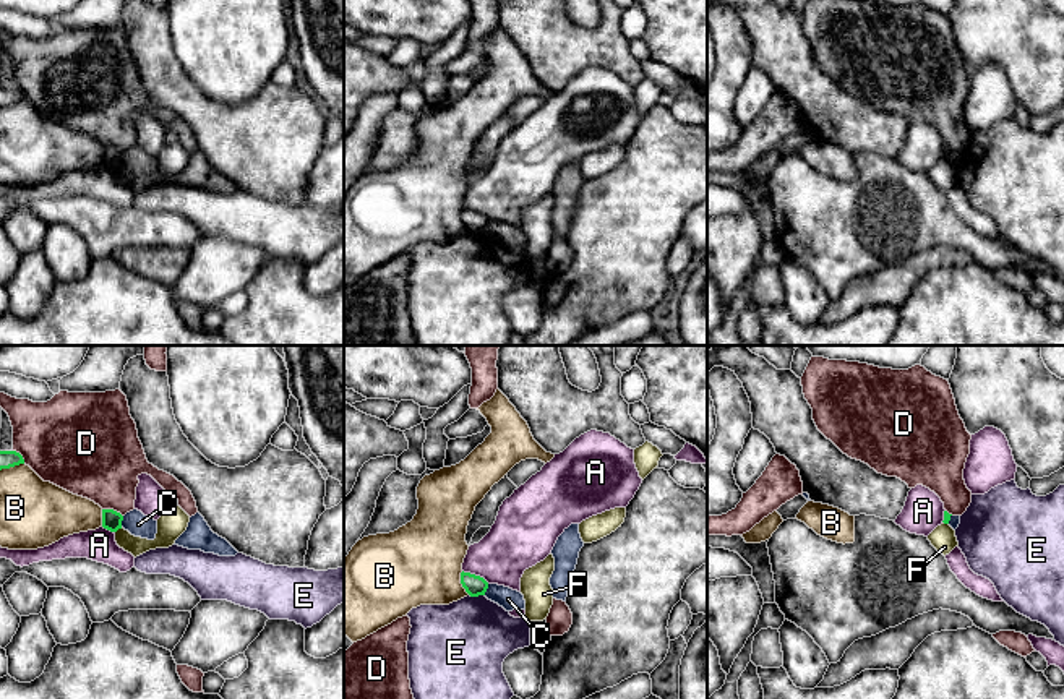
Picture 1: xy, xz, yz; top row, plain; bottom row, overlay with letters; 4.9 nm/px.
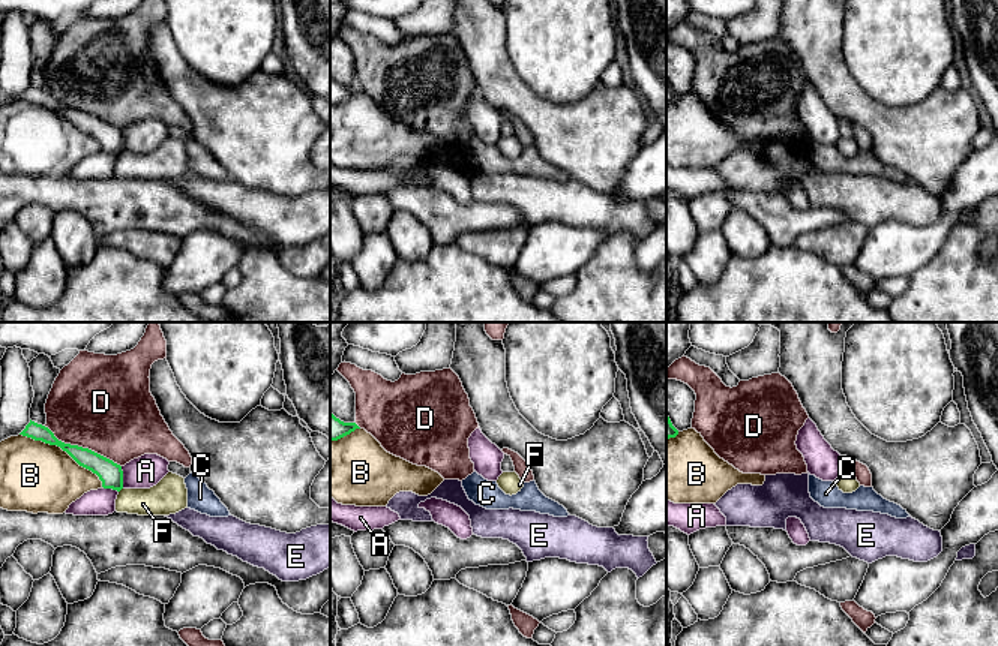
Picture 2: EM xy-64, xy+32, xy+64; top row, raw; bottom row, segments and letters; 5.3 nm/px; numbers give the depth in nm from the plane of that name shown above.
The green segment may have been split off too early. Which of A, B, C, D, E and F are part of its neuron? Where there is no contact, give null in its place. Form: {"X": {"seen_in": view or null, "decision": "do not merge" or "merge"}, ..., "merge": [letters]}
{"A": {"seen_in": "xz", "decision": "do not merge"}, "B": {"seen_in": "xy", "decision": "do not merge"}, "C": {"seen_in": "xy", "decision": "do not merge"}, "D": {"seen_in": "xy", "decision": "do not merge"}, "E": {"seen_in": "xz", "decision": "do not merge"}, "F": {"seen_in": "xy", "decision": "do not merge"}, "merge": []}

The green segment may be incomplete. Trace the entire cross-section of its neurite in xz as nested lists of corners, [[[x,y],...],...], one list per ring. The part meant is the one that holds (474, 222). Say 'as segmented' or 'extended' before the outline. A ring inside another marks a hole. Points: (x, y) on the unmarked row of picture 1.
as segmented; [[[464,208],[461,209],[461,221],[470,234],[485,232],[488,225],[488,219],[483,214]]]

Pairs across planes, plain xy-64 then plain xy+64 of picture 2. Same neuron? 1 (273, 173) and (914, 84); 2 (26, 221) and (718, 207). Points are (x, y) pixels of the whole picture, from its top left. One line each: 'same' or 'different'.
1: different
2: same

